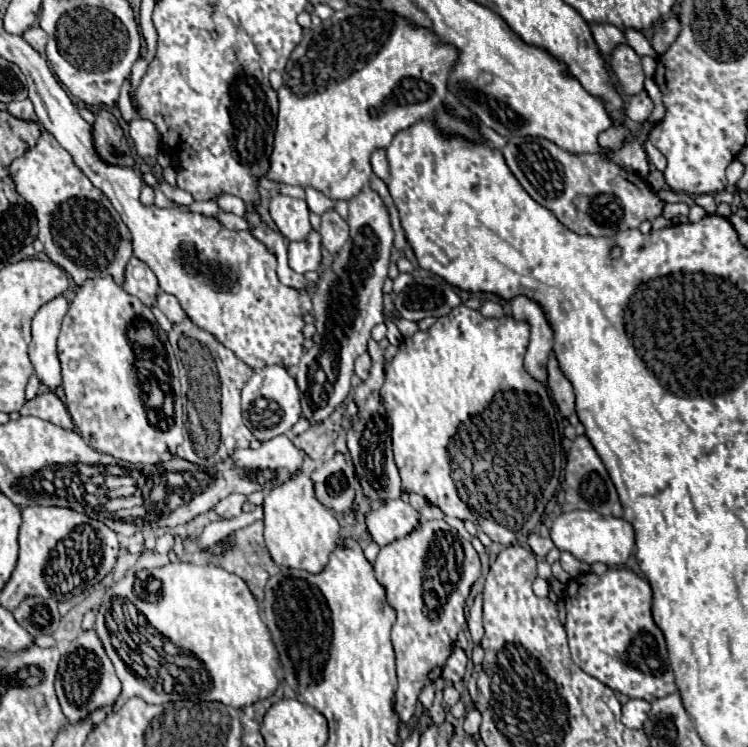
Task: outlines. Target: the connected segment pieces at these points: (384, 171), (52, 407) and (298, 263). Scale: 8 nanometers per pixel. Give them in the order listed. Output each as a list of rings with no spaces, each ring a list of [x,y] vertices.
[[[375,150],[375,152],[371,154],[371,166],[373,166],[373,172],[375,172],[383,182],[389,182],[389,168],[387,168],[385,150]]]
[[[45,392],[45,394],[39,394],[33,400],[25,402],[25,406],[19,410],[19,414],[23,414],[23,416],[31,414],[31,416],[37,416],[37,418],[47,420],[51,424],[57,424],[61,428],[73,430],[71,416],[55,392]]]
[[[311,230],[309,236],[301,242],[289,244],[289,266],[305,274],[309,270],[317,270],[321,262],[321,236],[317,230]]]

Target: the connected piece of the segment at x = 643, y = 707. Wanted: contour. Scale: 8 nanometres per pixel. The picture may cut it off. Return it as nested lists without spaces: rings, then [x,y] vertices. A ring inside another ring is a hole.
[[[629,700],[627,704],[623,704],[623,714],[621,714],[621,722],[627,728],[641,728],[643,722],[647,720],[647,714],[651,710],[651,704],[645,700]]]

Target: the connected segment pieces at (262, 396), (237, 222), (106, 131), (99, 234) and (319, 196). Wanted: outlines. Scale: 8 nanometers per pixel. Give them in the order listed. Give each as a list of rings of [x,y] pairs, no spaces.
[[[265,366],[259,372],[253,372],[249,382],[241,392],[241,408],[243,408],[243,422],[253,432],[253,436],[261,442],[281,436],[293,428],[293,424],[301,416],[301,402],[299,402],[299,388],[295,376],[285,366]]]
[[[223,210],[219,212],[219,222],[221,222],[223,226],[231,228],[231,230],[253,230],[251,224],[249,224],[245,218],[235,216],[235,214],[227,214],[227,212],[223,212]]]
[[[105,108],[95,114],[93,142],[95,152],[99,154],[99,158],[103,158],[103,162],[111,166],[135,166],[135,158],[131,154],[123,128],[115,120],[115,116]]]
[[[43,130],[35,148],[13,160],[11,176],[17,192],[35,208],[39,240],[45,244],[45,254],[57,266],[73,276],[79,286],[87,278],[107,274],[117,284],[123,284],[125,264],[133,256],[131,234],[107,196],[91,184],[83,170],[75,166],[71,154],[47,130]]]
[[[305,188],[305,200],[307,200],[307,206],[315,212],[315,214],[323,214],[325,210],[331,210],[333,206],[333,200],[327,198],[323,192],[315,190],[315,188]]]

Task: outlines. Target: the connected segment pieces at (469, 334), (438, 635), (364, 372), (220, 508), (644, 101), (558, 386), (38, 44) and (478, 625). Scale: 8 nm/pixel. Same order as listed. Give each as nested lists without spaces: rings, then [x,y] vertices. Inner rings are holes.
[[[461,304],[447,316],[441,316],[429,330],[419,330],[401,342],[399,352],[389,362],[389,374],[385,374],[385,384],[381,388],[381,402],[391,416],[393,454],[403,480],[403,490],[425,496],[447,516],[473,520],[493,542],[501,542],[505,546],[527,538],[537,528],[547,502],[561,486],[563,448],[555,418],[555,404],[545,384],[535,380],[523,368],[527,342],[527,322],[515,322],[513,316],[485,318],[479,310],[471,310]],[[459,426],[463,426],[471,436],[477,456],[487,462],[485,466],[491,466],[487,470],[495,488],[495,516],[491,518],[483,518],[471,510],[457,496],[457,488],[451,480],[447,444]]]
[[[423,520],[411,534],[407,534],[407,538],[399,538],[381,548],[375,560],[375,576],[387,588],[387,600],[397,612],[397,622],[393,626],[391,638],[397,654],[397,678],[399,678],[399,688],[395,694],[395,710],[401,718],[401,724],[407,724],[415,716],[417,694],[423,690],[423,686],[441,676],[441,668],[451,654],[457,634],[465,626],[463,606],[479,574],[481,574],[481,562],[477,558],[477,552],[473,548],[463,548],[457,534],[445,520]]]
[[[365,352],[365,354],[361,354],[361,356],[355,360],[355,374],[357,374],[361,380],[365,380],[365,378],[369,376],[369,368],[371,368],[371,358],[369,358],[369,354]]]
[[[229,494],[227,498],[223,498],[217,506],[215,506],[215,512],[221,516],[221,518],[235,518],[239,516],[243,510],[243,502],[247,500],[245,494]]]
[[[643,90],[641,94],[631,96],[629,106],[627,106],[627,116],[629,116],[633,122],[643,124],[643,122],[651,116],[651,112],[653,112],[653,102],[649,100],[649,96],[647,96],[645,90]]]
[[[551,352],[547,370],[549,370],[549,388],[551,388],[551,394],[553,394],[553,400],[559,406],[559,412],[563,416],[571,416],[575,412],[575,394],[573,394],[571,382],[565,378],[565,374],[561,372],[561,368],[557,364],[555,352]]]
[[[33,26],[33,28],[29,28],[25,34],[23,34],[23,38],[35,48],[35,50],[45,50],[45,44],[47,44],[47,34],[43,34],[43,28],[41,26]]]
[[[477,594],[477,596],[473,598],[473,604],[469,606],[469,618],[467,618],[467,624],[469,624],[469,632],[471,632],[471,640],[473,640],[473,646],[481,644],[481,638],[483,638],[484,635],[482,622],[482,605],[482,594]]]

